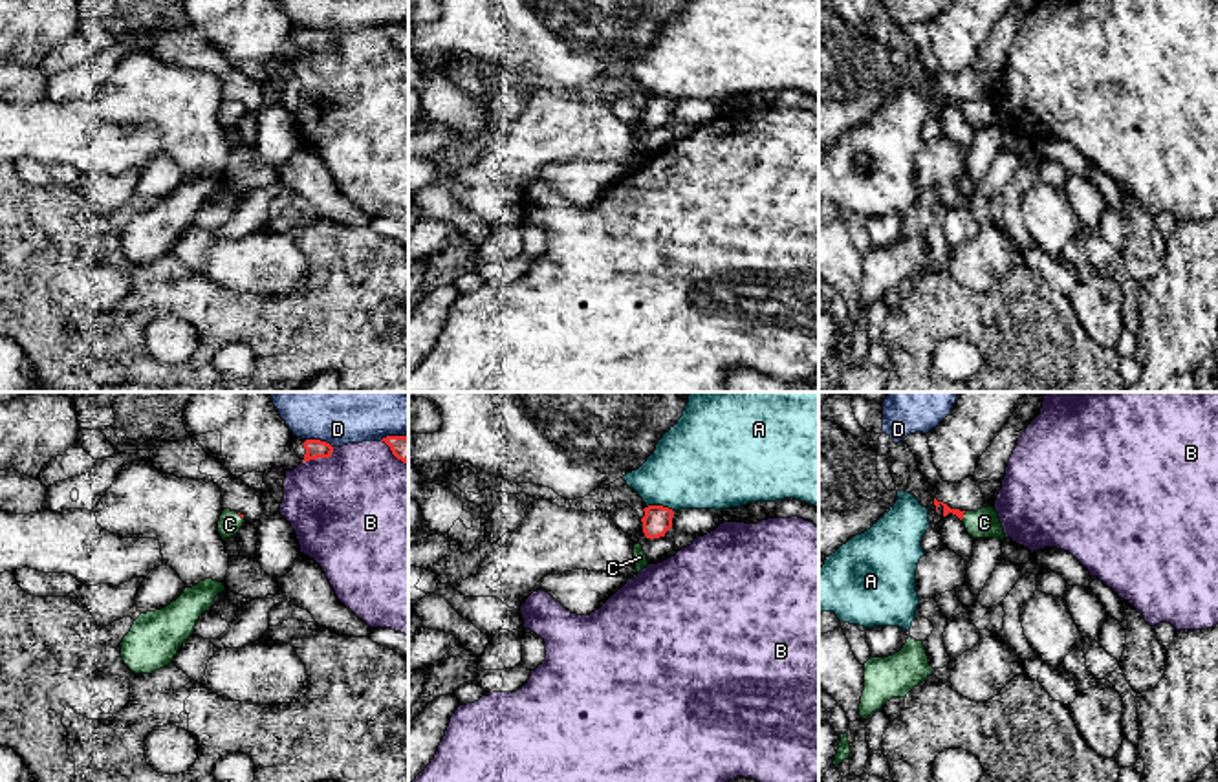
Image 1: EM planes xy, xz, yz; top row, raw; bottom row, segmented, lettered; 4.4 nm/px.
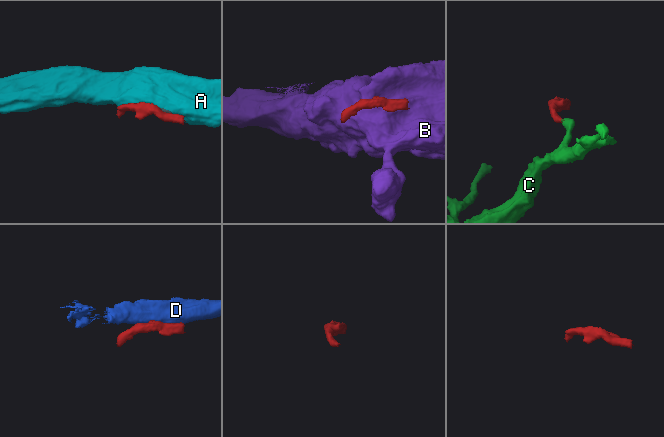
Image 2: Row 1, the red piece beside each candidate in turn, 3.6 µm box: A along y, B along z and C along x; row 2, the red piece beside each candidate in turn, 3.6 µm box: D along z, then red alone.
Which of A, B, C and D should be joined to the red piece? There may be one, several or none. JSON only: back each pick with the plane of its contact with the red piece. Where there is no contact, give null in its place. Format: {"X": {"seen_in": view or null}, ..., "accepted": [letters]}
{"C": {"seen_in": "yz"}, "accepted": ["C"]}

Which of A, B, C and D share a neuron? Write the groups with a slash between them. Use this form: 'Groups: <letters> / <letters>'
Groups: A / B / C / D

